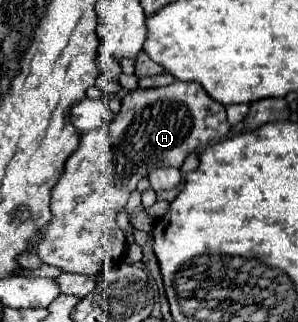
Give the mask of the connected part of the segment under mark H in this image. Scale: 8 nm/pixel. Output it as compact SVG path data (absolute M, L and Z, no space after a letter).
M175 80L165 88L137 88L129 92L121 100L121 110L115 114L115 118L103 128L83 132L77 150L65 160L65 170L51 190L51 220L47 228L41 228L41 238L31 248L33 254L37 254L43 264L55 266L61 272L95 276L105 266L113 266L117 260L121 260L125 252L125 234L117 226L117 212L127 204L127 198L135 190L137 182L141 178L147 178L147 174L155 168L179 168L187 154L209 142L223 140L229 130L231 124L227 122L225 106L215 104L215 100L211 100L207 92L203 92L203 88L195 82Z

